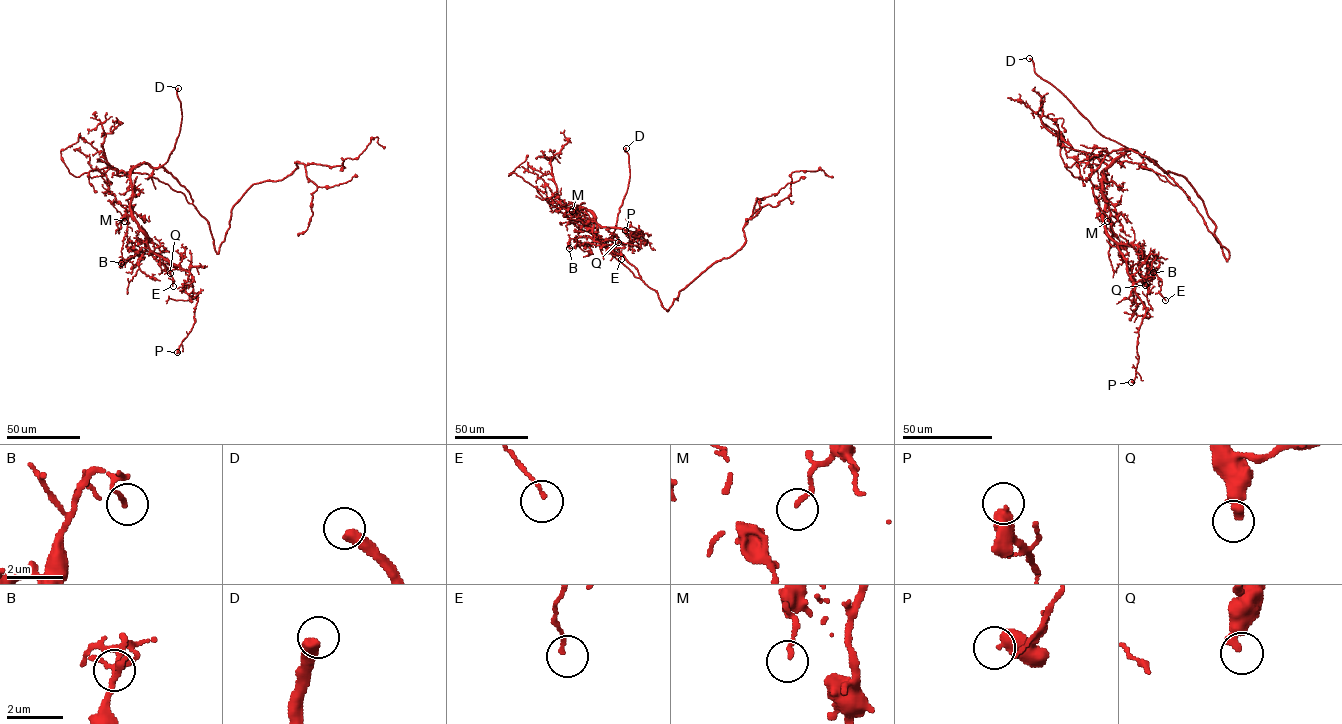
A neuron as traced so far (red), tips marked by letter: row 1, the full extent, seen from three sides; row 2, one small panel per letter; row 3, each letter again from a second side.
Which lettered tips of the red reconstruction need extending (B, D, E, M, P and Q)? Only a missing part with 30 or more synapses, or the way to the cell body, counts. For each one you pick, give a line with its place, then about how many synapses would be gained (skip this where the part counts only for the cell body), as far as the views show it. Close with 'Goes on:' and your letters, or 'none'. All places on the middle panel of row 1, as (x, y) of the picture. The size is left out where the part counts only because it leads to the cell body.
D: place (626, 148)
Goes on: D

